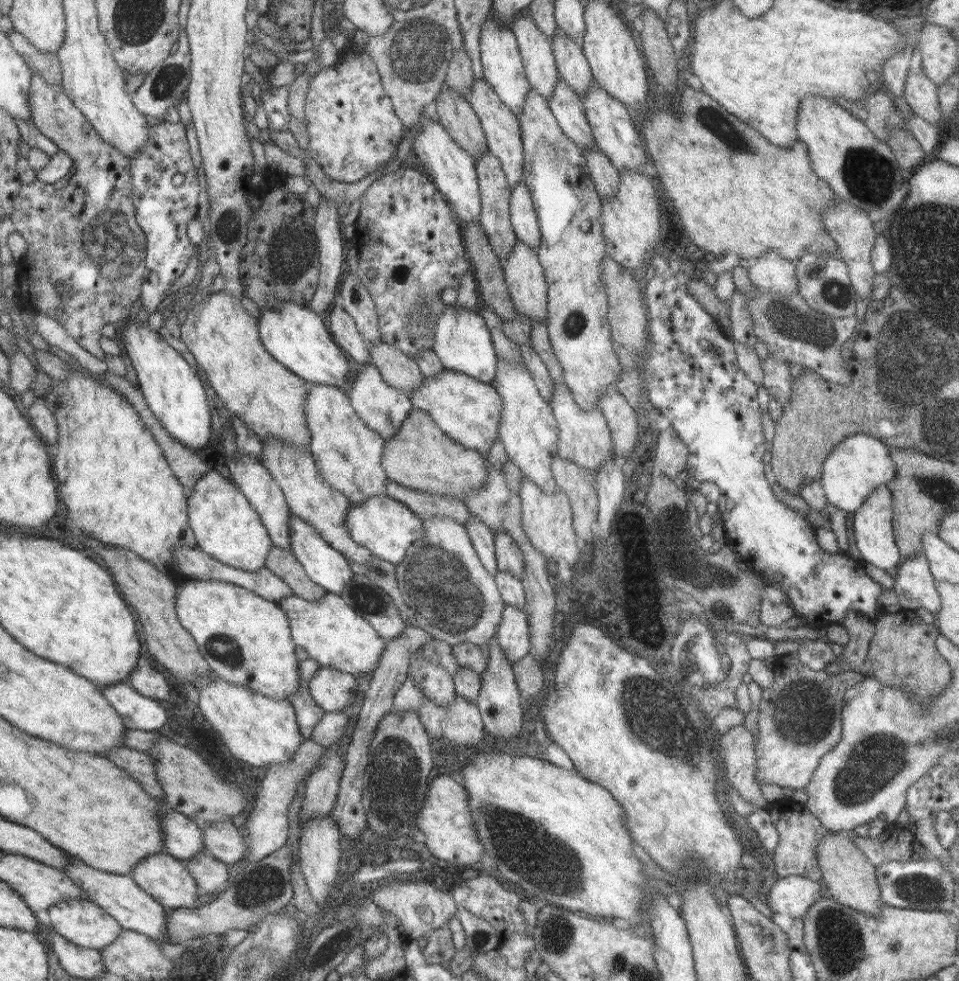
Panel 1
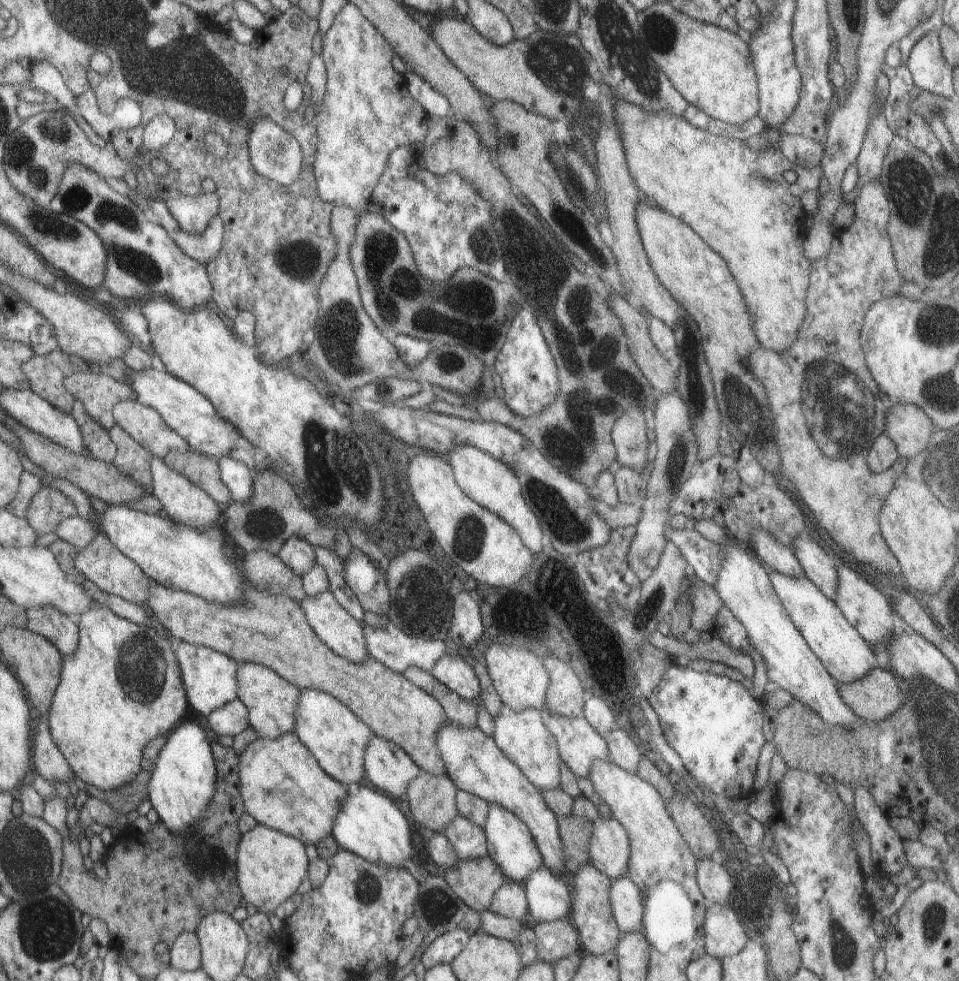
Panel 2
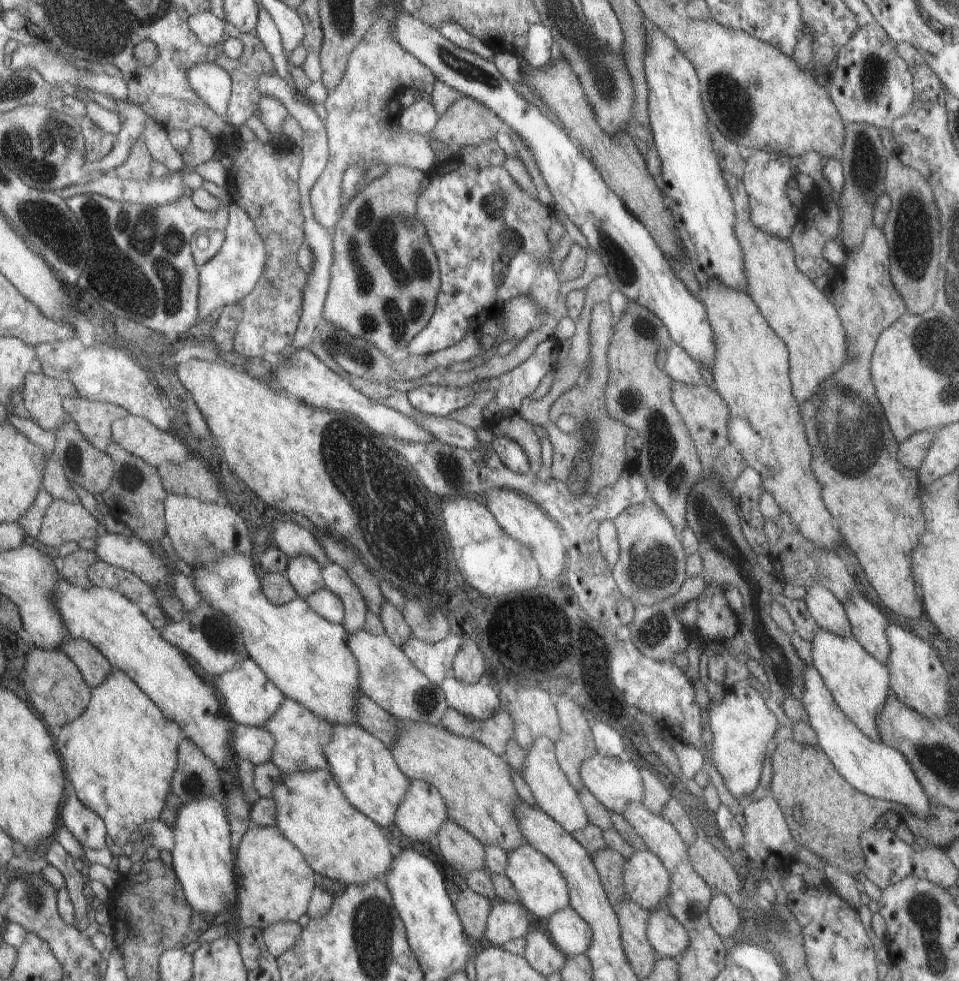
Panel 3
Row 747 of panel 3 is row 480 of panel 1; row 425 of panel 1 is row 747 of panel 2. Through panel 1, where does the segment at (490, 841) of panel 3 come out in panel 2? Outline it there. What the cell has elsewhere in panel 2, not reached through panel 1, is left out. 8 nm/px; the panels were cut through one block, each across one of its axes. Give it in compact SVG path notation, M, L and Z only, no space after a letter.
M225 544L225 552L243 576L241 600L221 604L151 580L151 594L145 606L155 616L155 622L163 624L163 628L167 628L169 634L181 642L215 648L239 664L265 664L291 684L299 686L299 690L323 690L333 694L349 706L375 736L399 744L421 770L431 774L447 774L441 754L435 748L437 724L447 722L439 702L409 682L403 674L389 670L369 656L363 662L355 662L337 654L311 628L311 622L297 600L285 594L269 594L259 590L253 586L251 574L245 568L243 552L233 544Z

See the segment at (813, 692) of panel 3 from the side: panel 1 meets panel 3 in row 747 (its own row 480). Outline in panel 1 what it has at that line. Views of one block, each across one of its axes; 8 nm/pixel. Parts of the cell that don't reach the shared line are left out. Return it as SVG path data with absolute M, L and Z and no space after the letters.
M853 434L835 444L827 458L823 458L819 484L831 506L853 514L877 486L887 486L887 482L893 480L893 476L895 470L891 458L887 456L887 444L867 434Z

